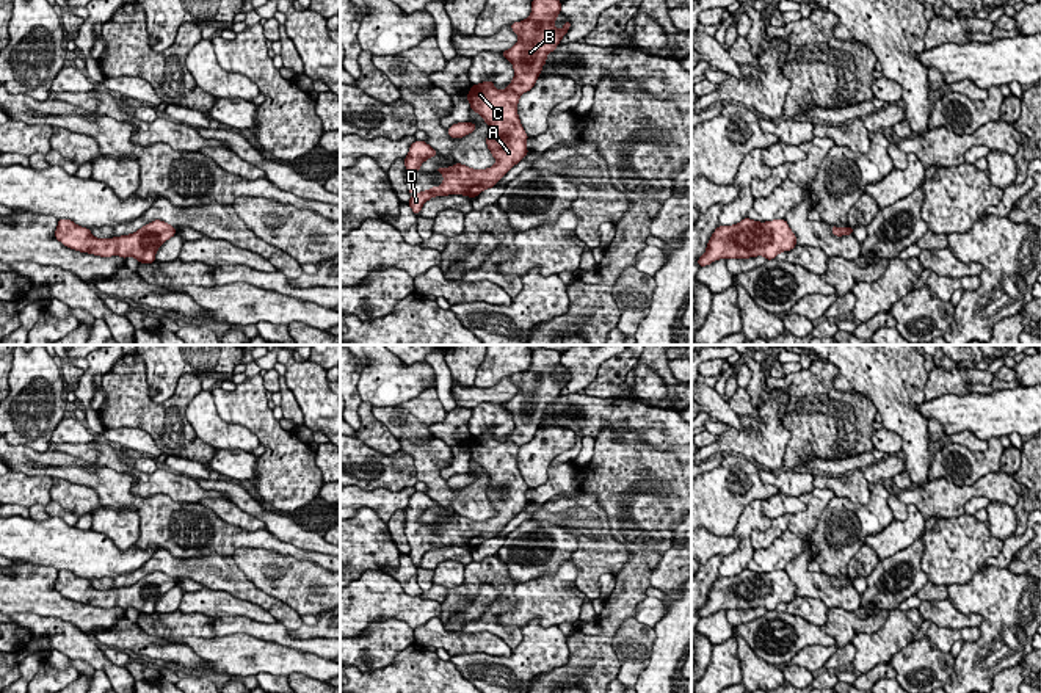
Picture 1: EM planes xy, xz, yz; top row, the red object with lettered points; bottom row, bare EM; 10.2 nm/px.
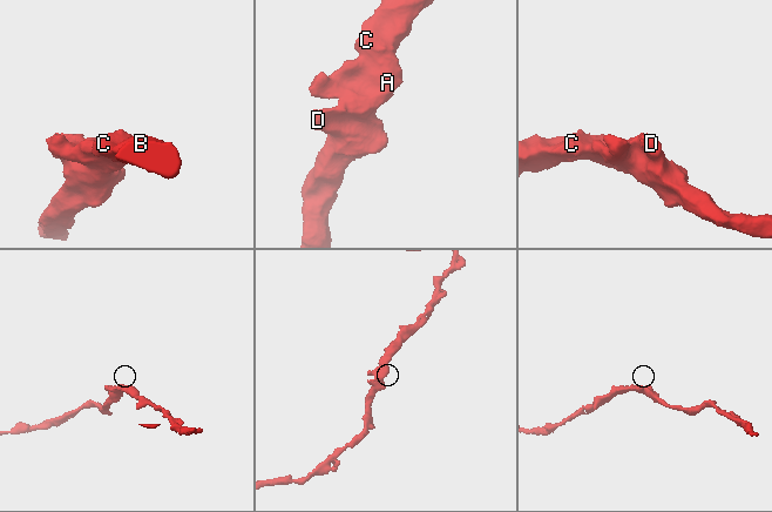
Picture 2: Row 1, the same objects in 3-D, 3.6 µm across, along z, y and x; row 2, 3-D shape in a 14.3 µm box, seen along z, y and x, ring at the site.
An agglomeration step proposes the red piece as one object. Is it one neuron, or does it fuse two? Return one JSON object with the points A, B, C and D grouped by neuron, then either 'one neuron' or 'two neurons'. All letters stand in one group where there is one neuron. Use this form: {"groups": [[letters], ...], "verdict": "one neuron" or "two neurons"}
{"groups": [["A", "B", "C", "D"]], "verdict": "one neuron"}

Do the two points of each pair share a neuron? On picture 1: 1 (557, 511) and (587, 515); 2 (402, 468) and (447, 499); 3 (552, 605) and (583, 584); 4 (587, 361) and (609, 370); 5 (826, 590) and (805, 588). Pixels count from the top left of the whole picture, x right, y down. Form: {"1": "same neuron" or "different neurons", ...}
{"1": "same neuron", "2": "different neurons", "3": "different neurons", "4": "different neurons", "5": "same neuron"}

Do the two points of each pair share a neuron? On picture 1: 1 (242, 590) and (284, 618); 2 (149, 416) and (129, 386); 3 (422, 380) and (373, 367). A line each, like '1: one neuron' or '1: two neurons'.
1: one neuron
2: one neuron
3: one neuron

